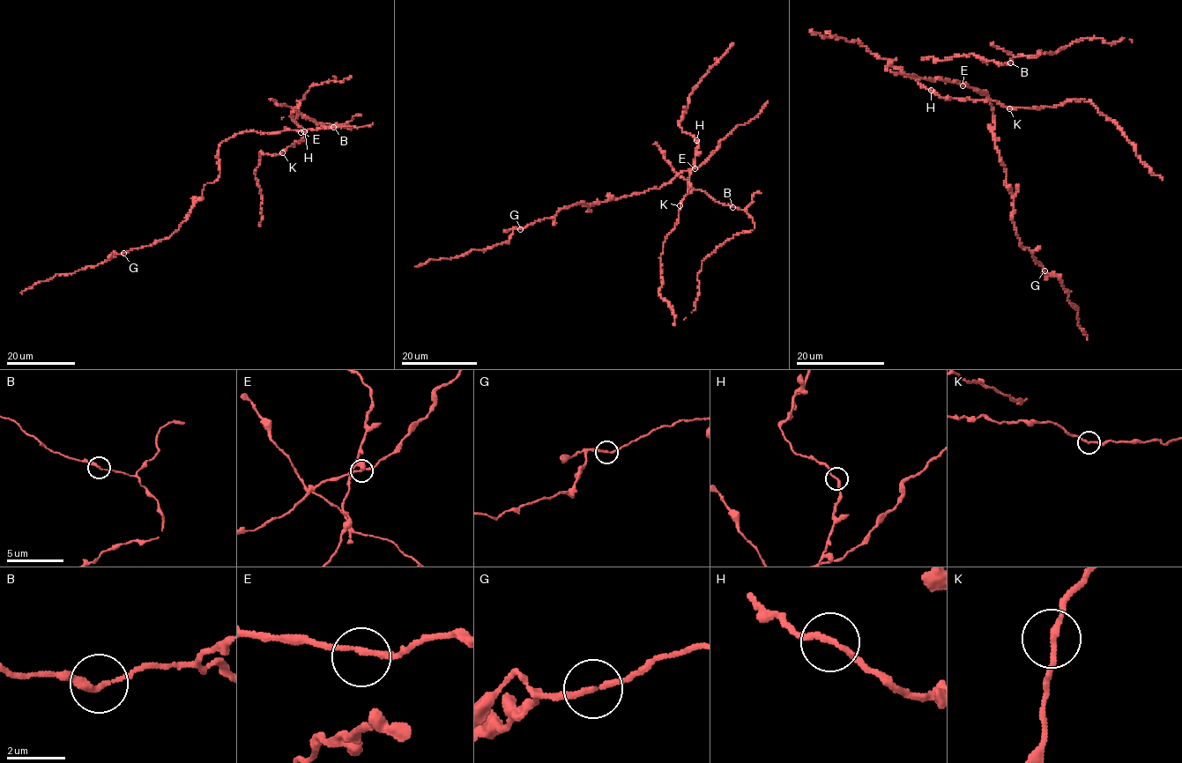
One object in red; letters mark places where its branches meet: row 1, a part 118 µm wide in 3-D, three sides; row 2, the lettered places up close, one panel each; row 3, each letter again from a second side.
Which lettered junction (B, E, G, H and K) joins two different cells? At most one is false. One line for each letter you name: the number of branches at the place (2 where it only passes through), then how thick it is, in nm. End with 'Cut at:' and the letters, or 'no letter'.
Cut at: no letter

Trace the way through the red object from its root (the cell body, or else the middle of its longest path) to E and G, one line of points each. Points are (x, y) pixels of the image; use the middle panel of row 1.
E: (616, 199), (659, 188), (683, 171), (695, 168)
G: (616, 199), (609, 199), (611, 196), (589, 205), (576, 203), (520, 228)

